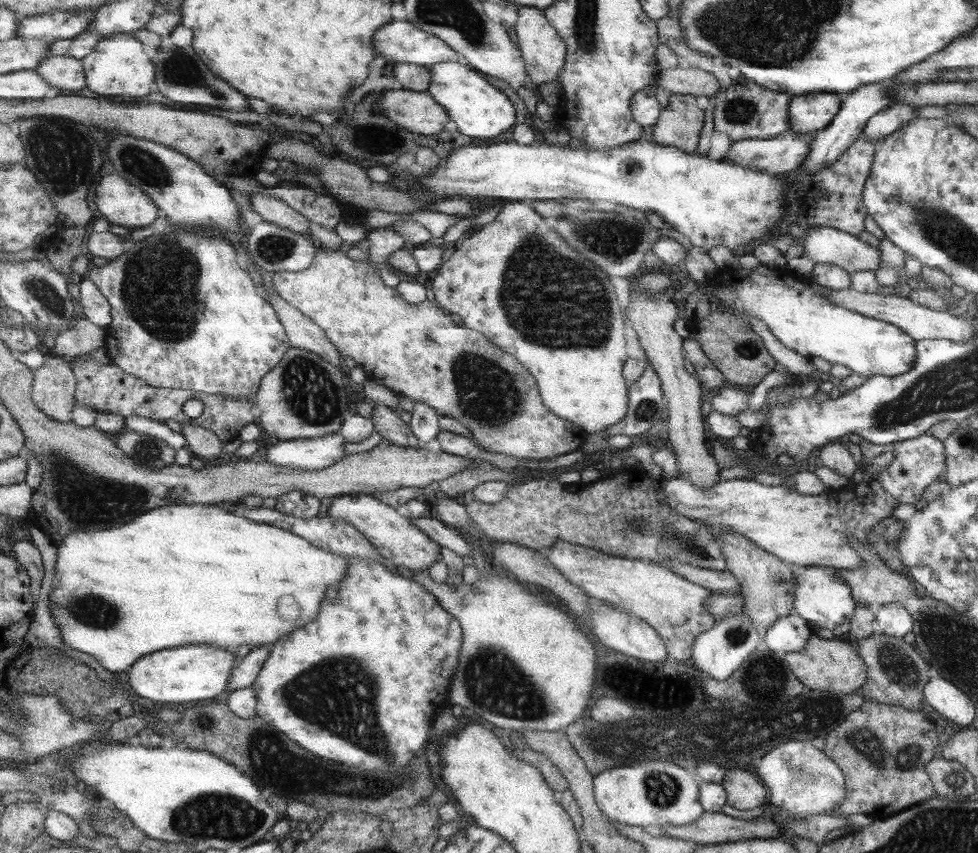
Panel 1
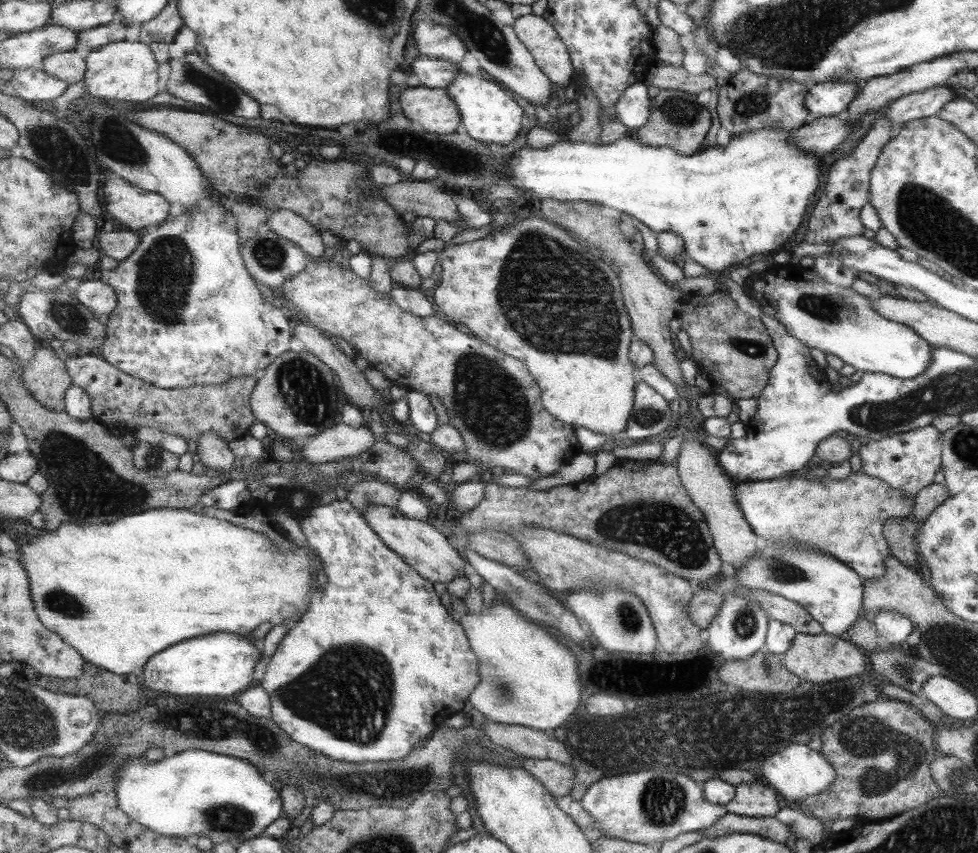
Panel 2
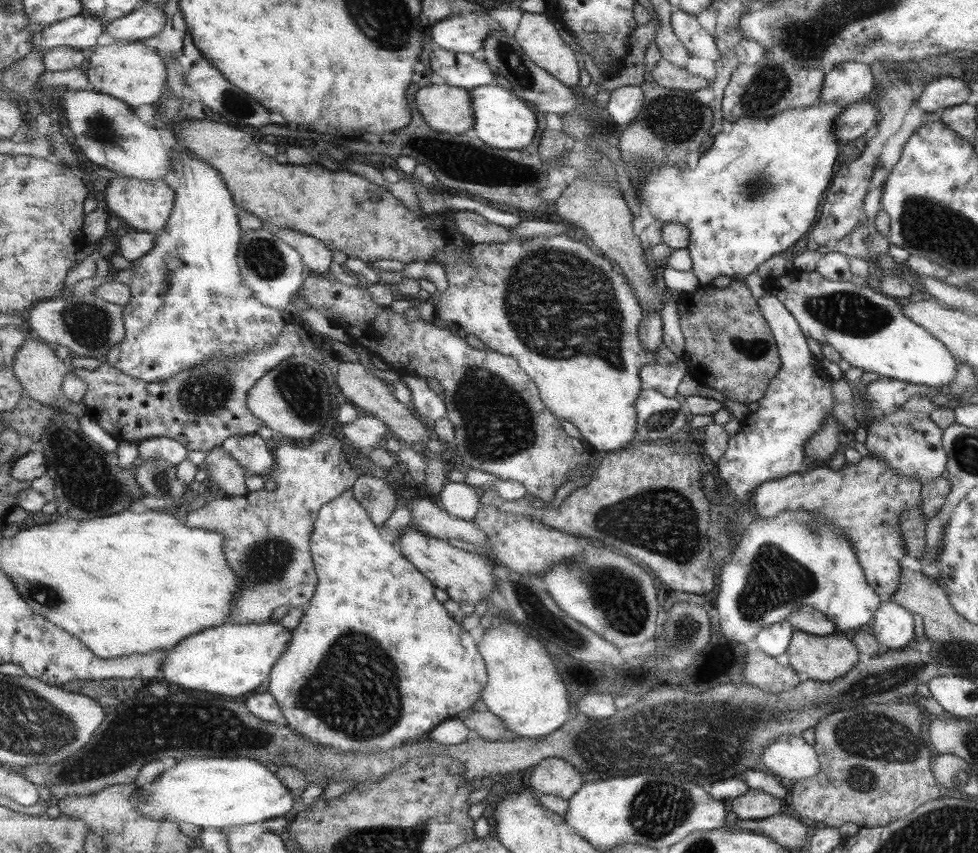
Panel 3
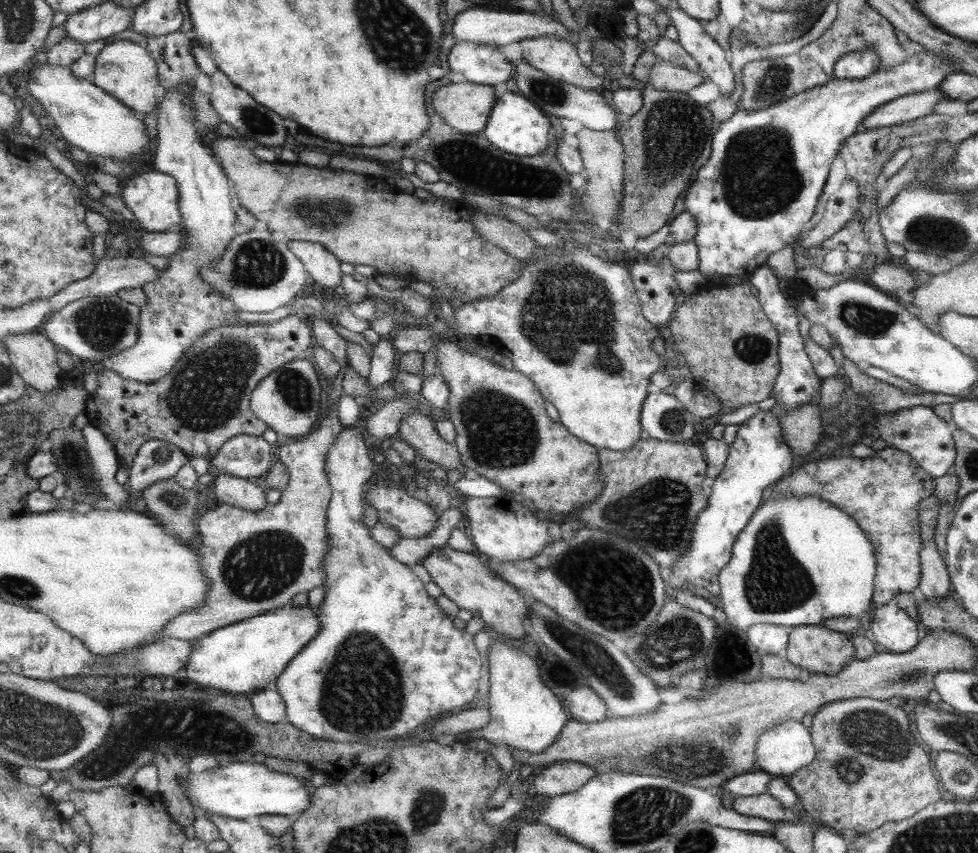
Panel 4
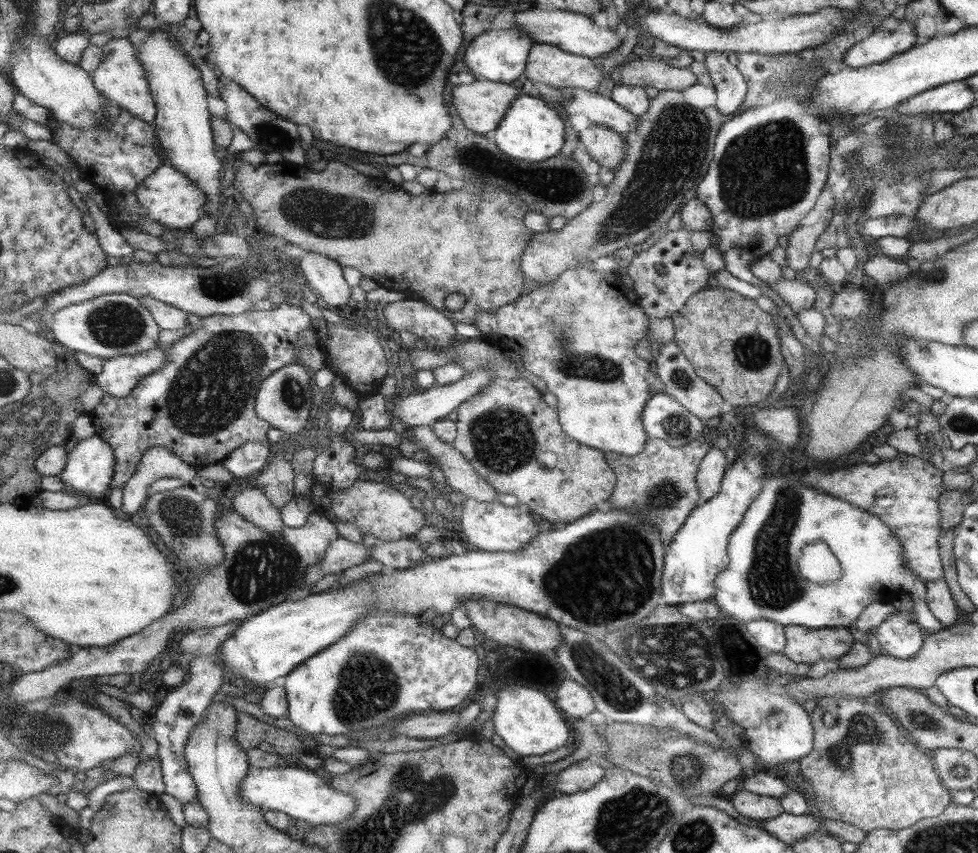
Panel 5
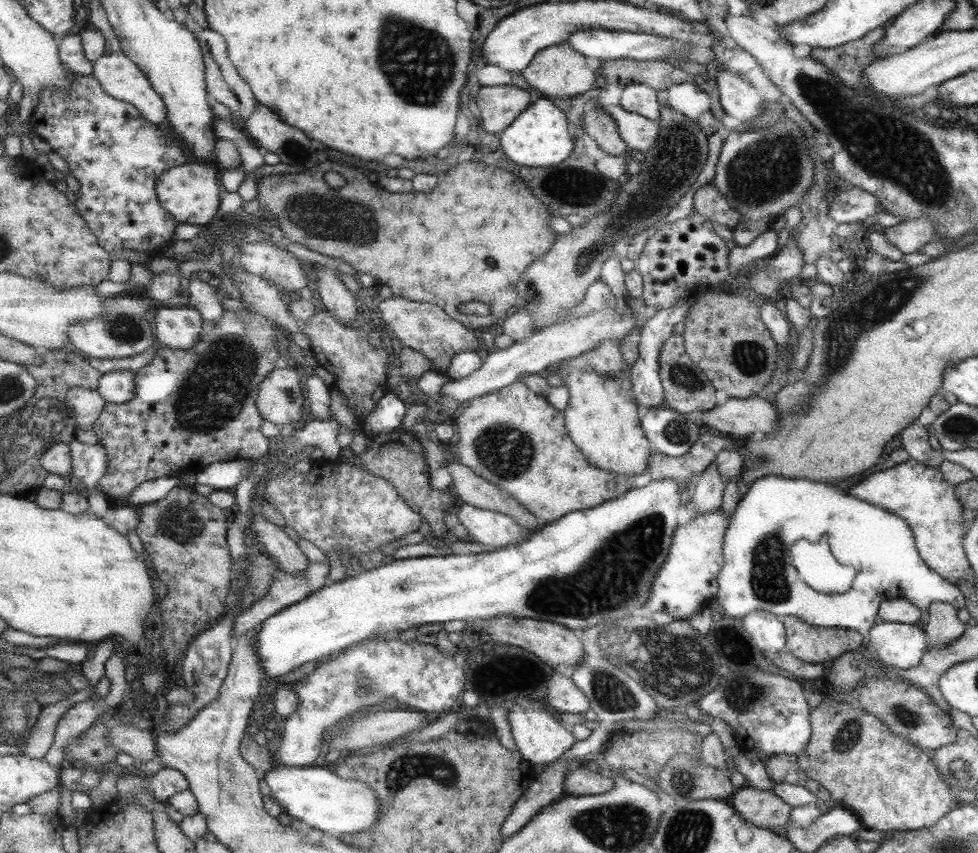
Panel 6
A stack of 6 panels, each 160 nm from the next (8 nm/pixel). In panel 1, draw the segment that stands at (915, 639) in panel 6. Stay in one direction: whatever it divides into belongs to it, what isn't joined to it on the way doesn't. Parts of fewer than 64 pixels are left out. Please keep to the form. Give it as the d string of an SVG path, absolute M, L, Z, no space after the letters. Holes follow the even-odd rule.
M900 602L885 603L874 614L872 628L875 633L886 634L892 637L905 636L911 632L909 612Z

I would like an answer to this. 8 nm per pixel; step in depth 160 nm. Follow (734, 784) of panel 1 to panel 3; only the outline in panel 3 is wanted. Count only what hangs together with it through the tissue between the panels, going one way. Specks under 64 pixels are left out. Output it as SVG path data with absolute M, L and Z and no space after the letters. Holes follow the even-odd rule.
M747 789L742 795L731 801L731 810L737 819L761 820L779 815L781 801L765 791Z

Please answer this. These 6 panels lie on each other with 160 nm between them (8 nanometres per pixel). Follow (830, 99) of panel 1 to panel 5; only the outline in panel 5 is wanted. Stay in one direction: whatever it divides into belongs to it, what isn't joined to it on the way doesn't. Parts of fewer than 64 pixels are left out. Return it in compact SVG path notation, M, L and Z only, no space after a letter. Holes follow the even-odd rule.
M898 21L893 28L877 27L866 39L857 41L844 52L842 62L849 68L879 64L905 52L915 42L913 25L907 21Z

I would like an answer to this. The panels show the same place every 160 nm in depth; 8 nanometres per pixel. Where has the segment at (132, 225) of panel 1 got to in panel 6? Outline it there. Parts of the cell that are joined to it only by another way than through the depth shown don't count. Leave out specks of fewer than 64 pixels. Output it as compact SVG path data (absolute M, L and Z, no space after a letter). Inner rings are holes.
M191 160L181 166L166 170L156 180L156 191L161 207L169 211L177 223L204 225L217 218L221 210L222 185L216 174L217 165Z

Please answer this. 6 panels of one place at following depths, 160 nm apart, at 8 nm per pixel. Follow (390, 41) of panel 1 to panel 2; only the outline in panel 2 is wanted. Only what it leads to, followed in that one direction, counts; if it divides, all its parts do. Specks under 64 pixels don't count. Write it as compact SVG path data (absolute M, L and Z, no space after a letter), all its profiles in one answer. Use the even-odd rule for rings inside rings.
M419 20L412 38L420 55L437 60L459 64L468 51L465 43L450 28L431 20Z

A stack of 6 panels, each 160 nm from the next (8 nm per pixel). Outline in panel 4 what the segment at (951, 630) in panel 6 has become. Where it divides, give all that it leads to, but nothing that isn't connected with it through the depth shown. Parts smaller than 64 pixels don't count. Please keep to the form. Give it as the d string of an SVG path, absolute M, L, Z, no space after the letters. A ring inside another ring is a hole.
M933 542L922 544L919 555L920 580L916 586L919 594L928 599L950 596L950 582L946 565Z

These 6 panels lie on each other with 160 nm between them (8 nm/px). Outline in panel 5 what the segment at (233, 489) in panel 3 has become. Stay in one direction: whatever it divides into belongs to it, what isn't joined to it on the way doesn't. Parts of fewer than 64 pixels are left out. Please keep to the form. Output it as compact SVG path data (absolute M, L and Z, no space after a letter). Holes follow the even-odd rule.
M261 488L245 489L239 495L234 496L231 501L235 512L242 514L259 528L274 533L280 533L284 529L281 511Z

